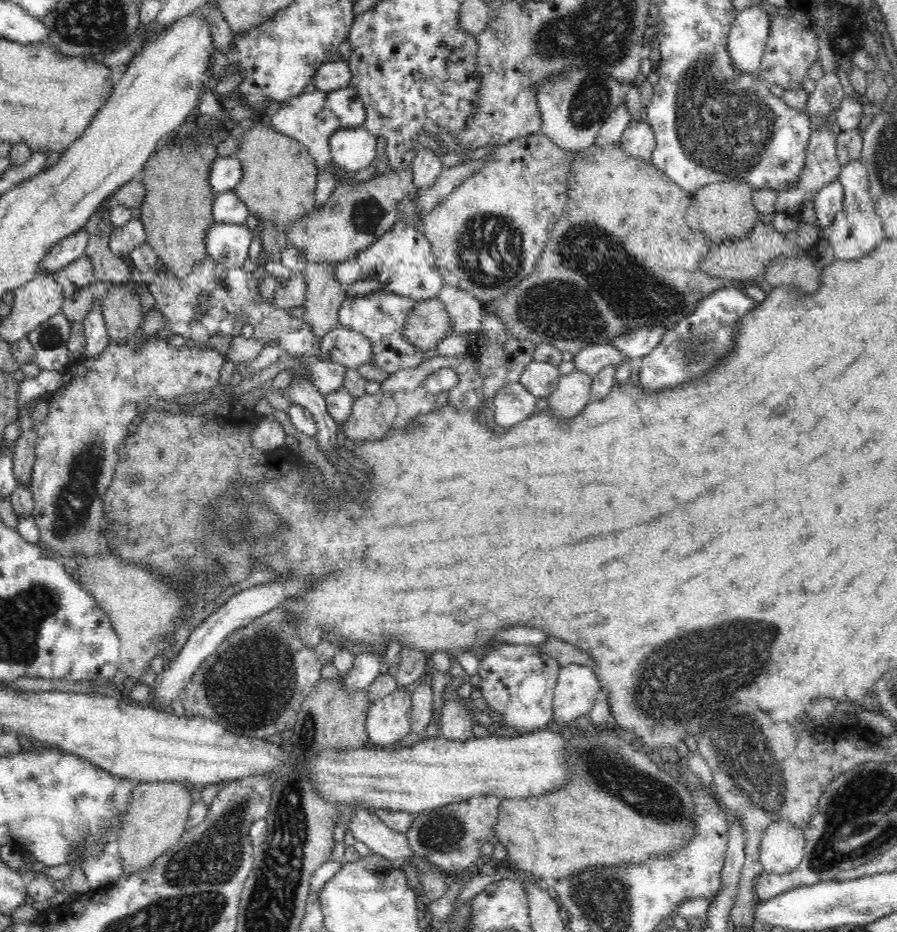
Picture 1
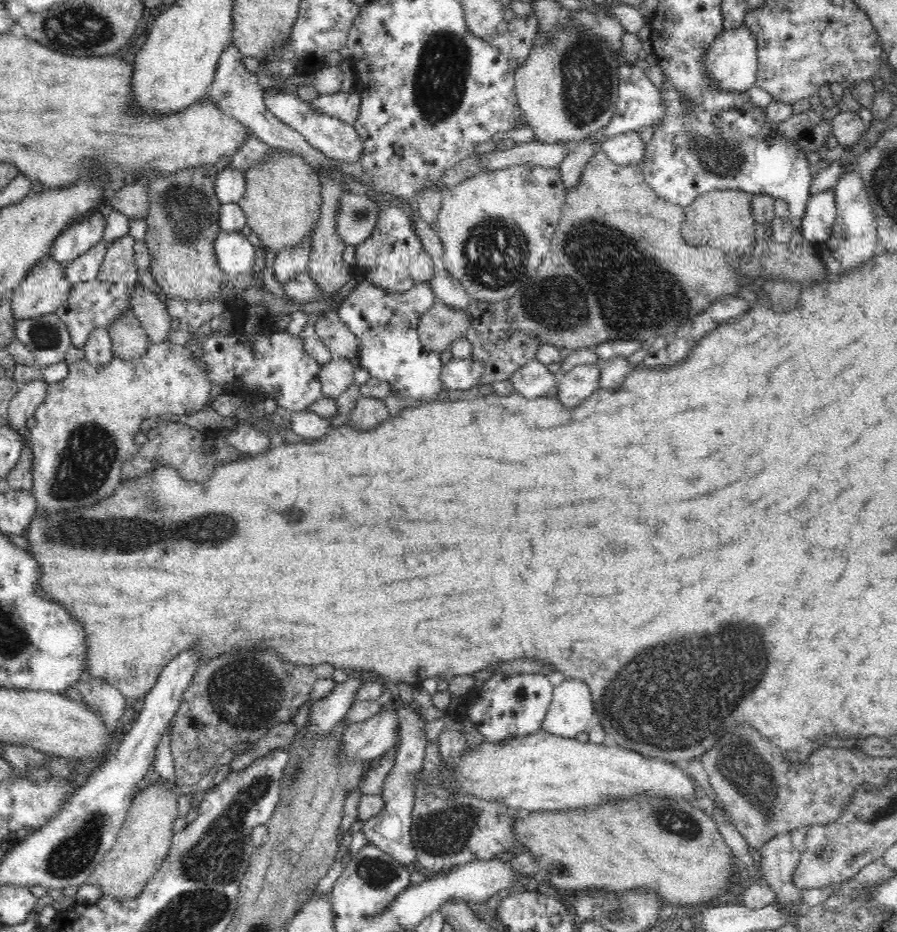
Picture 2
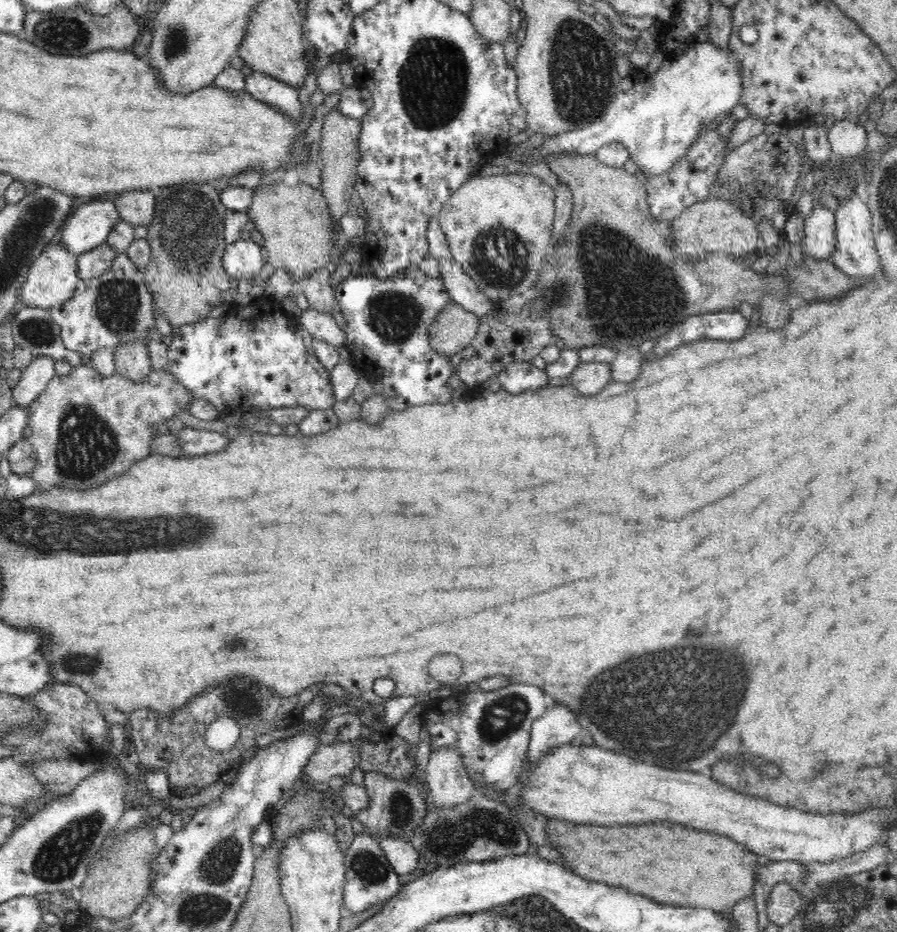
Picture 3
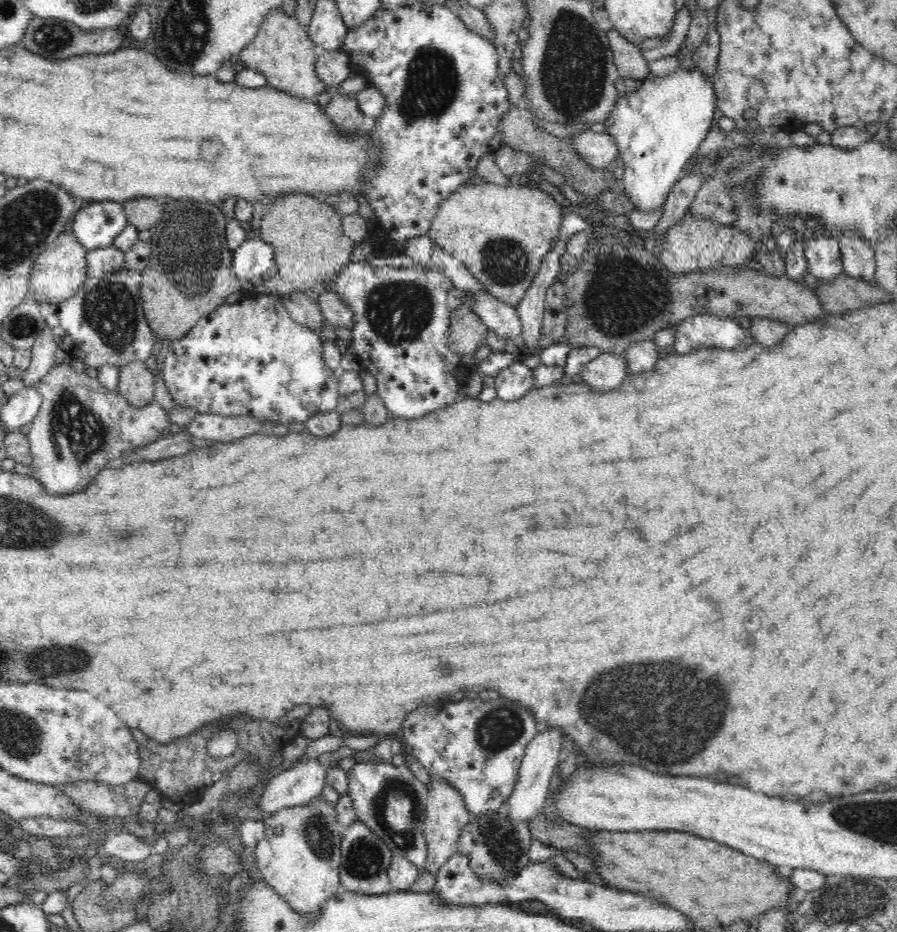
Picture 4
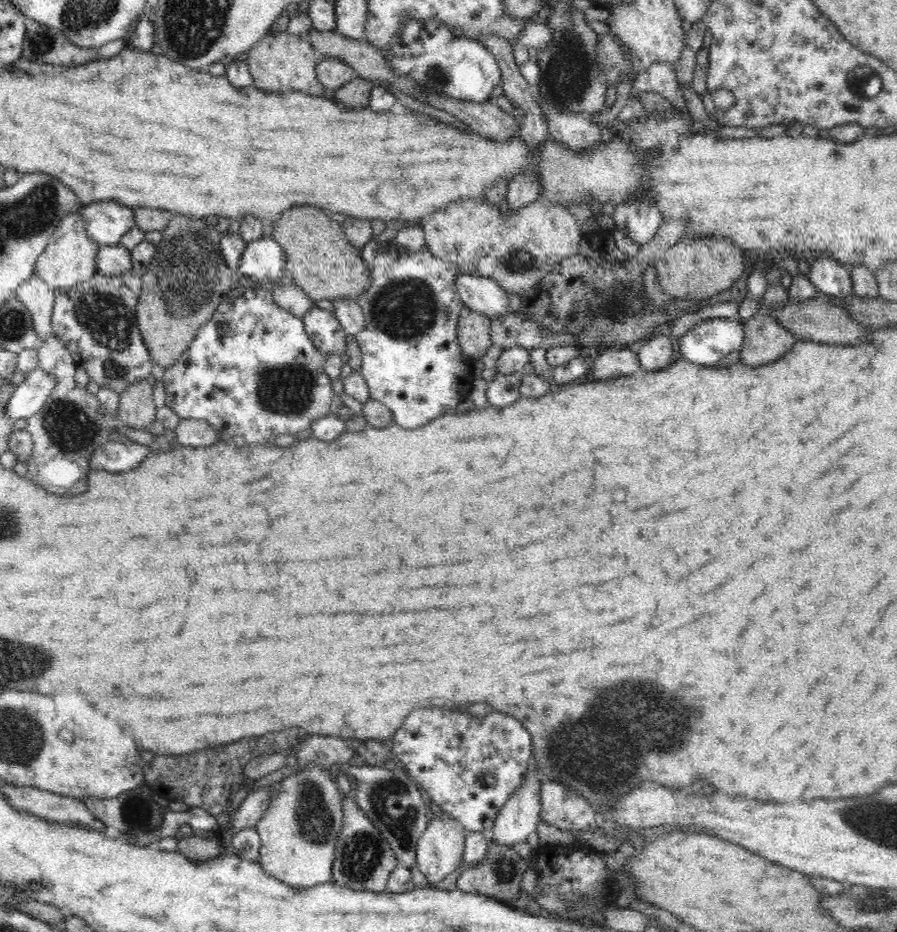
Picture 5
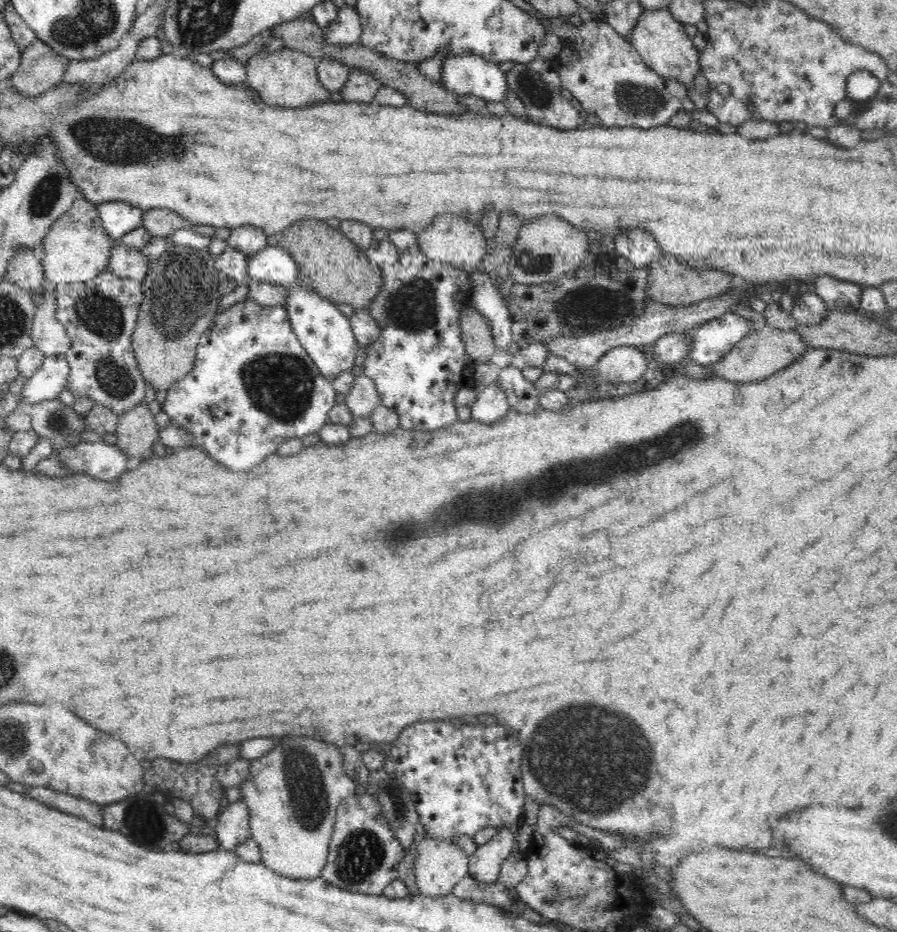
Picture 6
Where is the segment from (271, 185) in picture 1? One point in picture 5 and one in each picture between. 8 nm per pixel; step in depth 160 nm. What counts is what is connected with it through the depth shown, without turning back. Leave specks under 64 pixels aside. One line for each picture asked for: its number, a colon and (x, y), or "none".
2: (282, 202)
3: (294, 220)
4: (307, 236)
5: (323, 262)

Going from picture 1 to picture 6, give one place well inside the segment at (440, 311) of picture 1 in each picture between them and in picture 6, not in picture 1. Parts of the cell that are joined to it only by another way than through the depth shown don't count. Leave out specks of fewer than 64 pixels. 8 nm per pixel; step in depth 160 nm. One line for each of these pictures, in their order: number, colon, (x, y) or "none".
2: (441, 325)
3: (453, 329)
4: (467, 332)
5: (474, 338)
6: (479, 342)

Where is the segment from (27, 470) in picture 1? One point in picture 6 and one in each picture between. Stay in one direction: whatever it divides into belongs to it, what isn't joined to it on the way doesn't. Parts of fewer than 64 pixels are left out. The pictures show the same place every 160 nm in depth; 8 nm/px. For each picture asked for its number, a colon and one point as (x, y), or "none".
2: (24, 403)
3: (35, 377)
4: (44, 349)
5: (38, 297)
6: (26, 270)

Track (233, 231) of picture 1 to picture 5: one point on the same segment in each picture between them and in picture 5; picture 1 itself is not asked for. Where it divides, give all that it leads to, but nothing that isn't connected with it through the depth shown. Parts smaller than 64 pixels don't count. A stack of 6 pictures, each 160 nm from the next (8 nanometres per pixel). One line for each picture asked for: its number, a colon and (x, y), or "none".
2: (235, 253)
3: (243, 259)
4: (252, 259)
5: (264, 259)

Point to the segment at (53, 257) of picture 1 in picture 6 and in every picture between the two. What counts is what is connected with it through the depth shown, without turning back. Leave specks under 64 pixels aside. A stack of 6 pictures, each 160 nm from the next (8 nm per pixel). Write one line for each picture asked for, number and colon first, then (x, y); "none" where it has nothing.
2: (76, 240)
3: (91, 224)
4: (96, 225)
5: (107, 222)
6: (118, 218)

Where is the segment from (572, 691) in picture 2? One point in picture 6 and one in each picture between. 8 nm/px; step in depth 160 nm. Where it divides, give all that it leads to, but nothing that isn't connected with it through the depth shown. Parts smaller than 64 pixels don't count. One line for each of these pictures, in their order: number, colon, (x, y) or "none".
3: (558, 725)
4: (539, 762)
5: (517, 820)
6: (484, 864)

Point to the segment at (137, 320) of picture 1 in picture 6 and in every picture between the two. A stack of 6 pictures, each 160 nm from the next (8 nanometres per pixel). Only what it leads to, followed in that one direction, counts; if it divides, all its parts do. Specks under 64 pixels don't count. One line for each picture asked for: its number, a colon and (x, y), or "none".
2: (129, 340)
3: (132, 360)
4: (136, 380)
5: (137, 410)
6: (137, 432)

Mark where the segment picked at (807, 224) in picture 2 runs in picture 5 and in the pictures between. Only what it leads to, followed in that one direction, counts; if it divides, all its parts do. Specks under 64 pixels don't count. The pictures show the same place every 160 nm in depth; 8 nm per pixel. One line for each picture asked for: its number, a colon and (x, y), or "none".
3: (819, 242)
4: (824, 260)
5: (831, 279)

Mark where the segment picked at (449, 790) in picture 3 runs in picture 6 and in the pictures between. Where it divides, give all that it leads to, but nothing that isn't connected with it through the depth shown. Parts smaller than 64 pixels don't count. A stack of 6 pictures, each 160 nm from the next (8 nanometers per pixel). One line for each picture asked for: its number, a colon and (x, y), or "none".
4: (446, 814)
5: (439, 852)
6: (440, 865)

